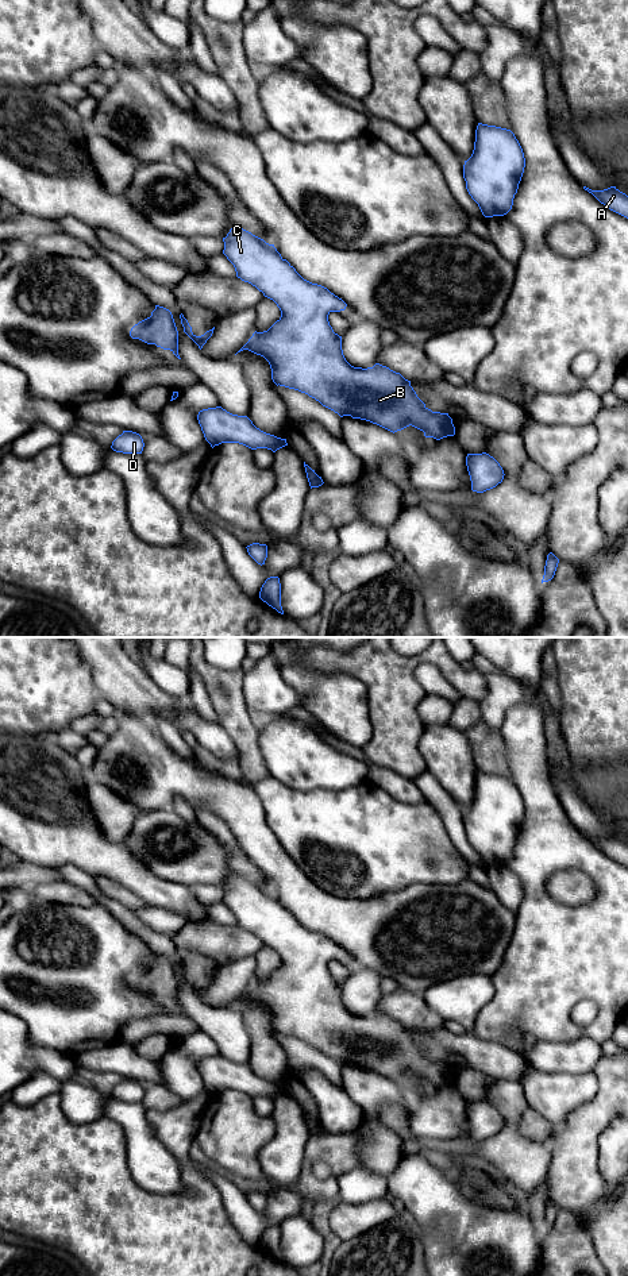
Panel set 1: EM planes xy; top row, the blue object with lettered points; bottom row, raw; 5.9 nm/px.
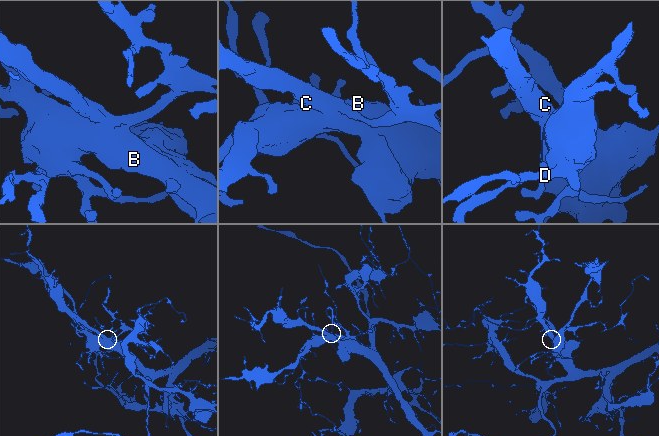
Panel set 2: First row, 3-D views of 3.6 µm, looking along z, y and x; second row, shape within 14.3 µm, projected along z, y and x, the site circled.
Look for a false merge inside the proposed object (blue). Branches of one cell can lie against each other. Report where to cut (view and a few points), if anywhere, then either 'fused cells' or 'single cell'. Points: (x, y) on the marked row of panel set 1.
no cut; single cell

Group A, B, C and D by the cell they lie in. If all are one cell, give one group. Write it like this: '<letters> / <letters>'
A B C D

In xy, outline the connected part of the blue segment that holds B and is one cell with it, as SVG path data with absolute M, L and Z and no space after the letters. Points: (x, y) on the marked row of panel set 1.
M240 227L231 228L223 242L223 254L234 265L236 277L255 286L281 311L281 317L267 331L255 331L238 351L248 350L263 356L270 365L271 379L277 386L305 393L340 417L366 420L393 433L412 425L423 431L425 437L436 440L455 435L448 413L428 409L411 386L411 381L400 373L380 363L367 369L354 367L346 361L342 336L334 332L328 321L331 312L346 309L347 304L342 298L327 288L304 280L274 244Z

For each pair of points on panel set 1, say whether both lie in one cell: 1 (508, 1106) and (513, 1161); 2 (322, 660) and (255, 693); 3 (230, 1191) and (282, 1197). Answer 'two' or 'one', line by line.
1: one
2: two
3: one

